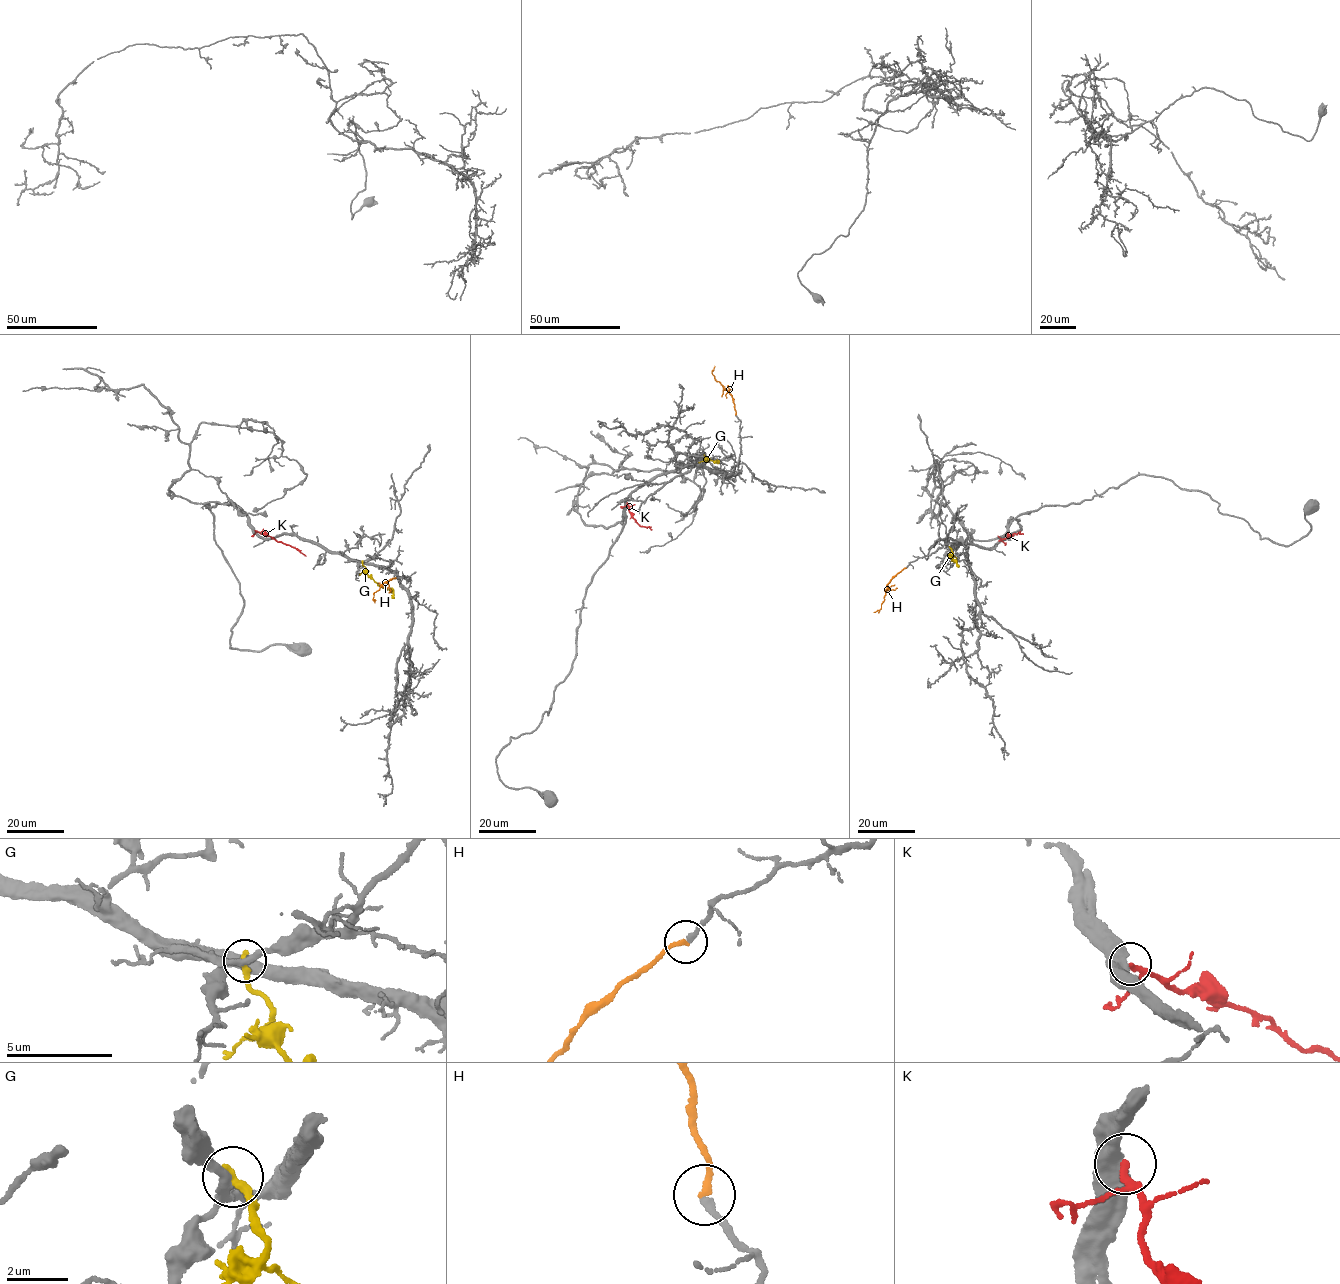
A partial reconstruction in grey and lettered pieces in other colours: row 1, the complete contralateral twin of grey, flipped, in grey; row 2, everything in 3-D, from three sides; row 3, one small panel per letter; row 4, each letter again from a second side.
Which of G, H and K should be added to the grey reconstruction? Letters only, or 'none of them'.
H

